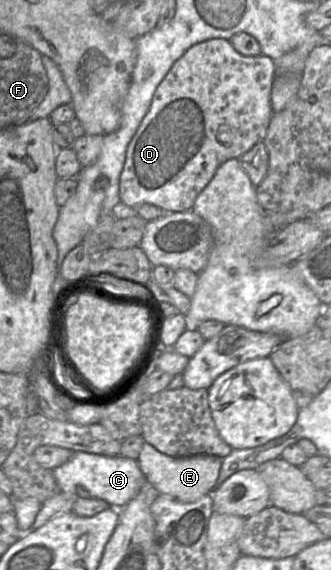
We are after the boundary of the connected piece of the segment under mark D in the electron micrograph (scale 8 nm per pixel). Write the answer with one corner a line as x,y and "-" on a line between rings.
214,38
190,47
184,55
173,64
168,74
156,89
149,110
127,147
126,160
120,175
120,200
131,208
136,208
142,203
150,203
160,207
165,213
191,210
196,197
211,181
217,168
221,164
229,159
239,158
255,144
264,140
273,114
270,95
275,76
274,60
263,54
259,56
241,55
233,48
231,42
227,39

